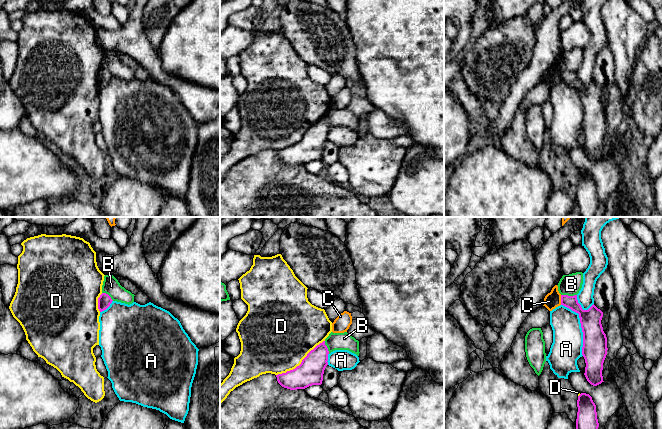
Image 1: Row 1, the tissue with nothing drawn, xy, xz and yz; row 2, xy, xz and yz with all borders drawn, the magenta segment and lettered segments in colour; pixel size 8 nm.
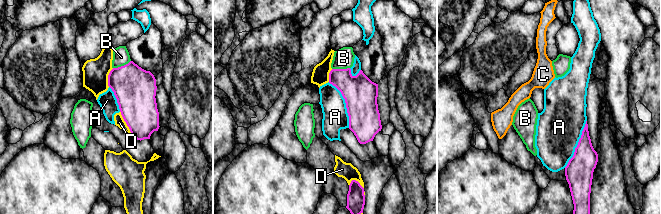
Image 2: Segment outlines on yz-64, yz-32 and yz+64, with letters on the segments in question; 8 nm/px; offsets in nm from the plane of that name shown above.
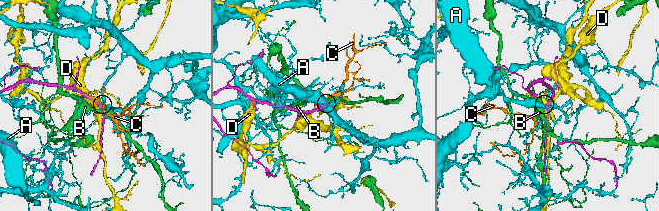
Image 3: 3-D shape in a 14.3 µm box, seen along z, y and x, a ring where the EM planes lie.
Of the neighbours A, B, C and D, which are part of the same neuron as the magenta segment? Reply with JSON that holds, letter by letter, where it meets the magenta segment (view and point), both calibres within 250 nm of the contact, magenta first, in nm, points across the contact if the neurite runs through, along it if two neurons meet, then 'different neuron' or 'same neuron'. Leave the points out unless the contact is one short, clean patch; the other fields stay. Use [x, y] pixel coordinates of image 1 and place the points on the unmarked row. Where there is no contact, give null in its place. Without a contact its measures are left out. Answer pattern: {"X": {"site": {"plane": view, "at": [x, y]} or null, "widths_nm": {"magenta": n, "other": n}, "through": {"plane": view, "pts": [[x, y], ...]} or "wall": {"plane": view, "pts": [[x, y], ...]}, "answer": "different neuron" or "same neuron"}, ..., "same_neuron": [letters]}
{"A": {"site": {"plane": "yz", "at": [581, 102]}, "widths_nm": {"magenta": 200, "other": 240}, "answer": "different neuron"}, "B": {"site": {"plane": "yz", "at": [569, 72]}, "widths_nm": {"magenta": 170, "other": 170}, "wall": {"plane": "yz", "pts": [[561, 70], [576, 71]]}, "answer": "different neuron"}, "C": {"site": {"plane": "yz", "at": [561, 76]}, "widths_nm": {"magenta": 130, "other": 130}, "wall": {"plane": "yz", "pts": [[560, 71], [561, 80]]}, "answer": "different neuron"}, "D": {"site": {"plane": "xz", "at": [301, 138]}, "widths_nm": {"magenta": 220, "other": 500}, "answer": "different neuron"}, "same_neuron": []}

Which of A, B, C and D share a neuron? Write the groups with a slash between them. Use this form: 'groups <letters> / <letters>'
groups A / B / C / D

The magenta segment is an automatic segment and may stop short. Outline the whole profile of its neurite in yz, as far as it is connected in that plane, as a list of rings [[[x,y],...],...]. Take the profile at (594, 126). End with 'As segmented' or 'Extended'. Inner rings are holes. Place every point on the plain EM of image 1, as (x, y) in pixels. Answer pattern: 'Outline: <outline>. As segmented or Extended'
Outline: [[[561,71],[561,81],[579,90],[583,108],[582,131],[586,139],[584,151],[591,161],[597,162],[604,158],[602,146],[608,126],[607,113],[601,100],[603,88],[594,80],[588,86],[583,86],[577,71]]]. As segmented

